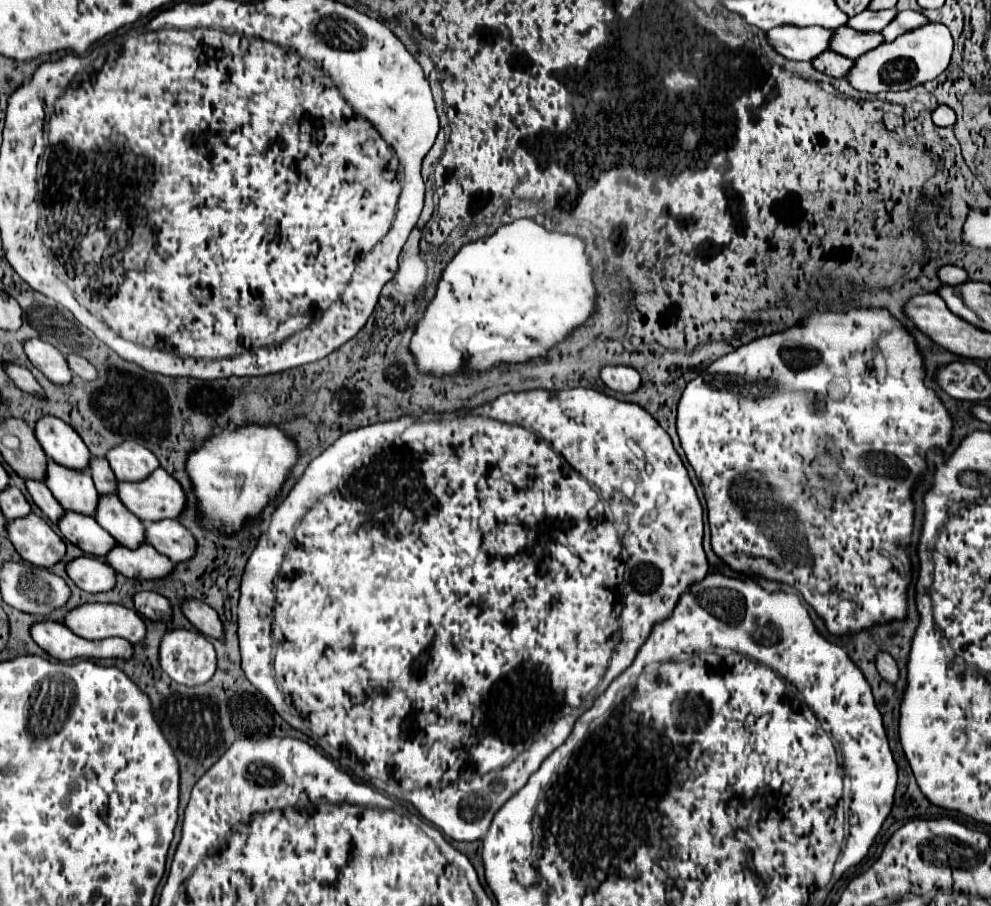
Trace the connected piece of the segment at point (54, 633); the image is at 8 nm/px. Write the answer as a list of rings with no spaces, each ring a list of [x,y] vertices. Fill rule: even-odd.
[[[41,621],[31,627],[35,643],[57,661],[71,659],[123,659],[133,657],[133,643],[127,639],[111,637],[101,641],[89,641],[75,635],[65,623],[59,621]]]

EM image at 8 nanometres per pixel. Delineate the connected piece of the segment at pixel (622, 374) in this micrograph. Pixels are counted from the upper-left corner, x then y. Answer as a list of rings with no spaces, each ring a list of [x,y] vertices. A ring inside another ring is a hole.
[[[603,367],[601,369],[601,379],[603,383],[617,391],[617,393],[635,393],[639,389],[639,383],[641,383],[641,377],[639,373],[633,369],[633,367]]]

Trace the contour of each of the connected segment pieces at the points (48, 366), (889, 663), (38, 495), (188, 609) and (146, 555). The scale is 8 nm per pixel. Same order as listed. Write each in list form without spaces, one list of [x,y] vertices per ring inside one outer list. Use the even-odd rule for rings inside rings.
[[[29,339],[25,341],[25,353],[29,357],[29,361],[55,385],[69,385],[73,379],[73,373],[67,365],[67,359],[63,357],[63,353],[41,341],[41,339]]]
[[[879,653],[877,655],[877,671],[891,685],[895,685],[897,679],[899,679],[899,667],[889,653]]]
[[[27,481],[27,489],[35,501],[35,505],[53,521],[59,523],[59,519],[63,517],[63,507],[59,505],[59,501],[51,495],[51,491],[47,489],[45,483],[39,481]]]
[[[187,601],[183,605],[183,613],[187,615],[187,619],[205,635],[205,637],[213,637],[213,639],[219,639],[223,641],[225,639],[225,627],[223,627],[223,621],[219,619],[219,615],[207,607],[205,603],[201,601]]]
[[[143,543],[139,549],[127,549],[117,545],[109,551],[107,563],[121,575],[131,579],[165,579],[175,571],[175,563],[163,553],[155,551],[151,543]]]

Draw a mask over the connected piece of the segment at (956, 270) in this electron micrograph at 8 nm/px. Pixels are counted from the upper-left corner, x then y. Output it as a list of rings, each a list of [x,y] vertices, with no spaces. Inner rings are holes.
[[[951,265],[941,267],[941,269],[939,269],[939,277],[941,277],[941,281],[947,283],[947,285],[963,285],[963,283],[969,281],[969,275],[967,275],[965,269],[961,269],[961,267],[951,267]]]

